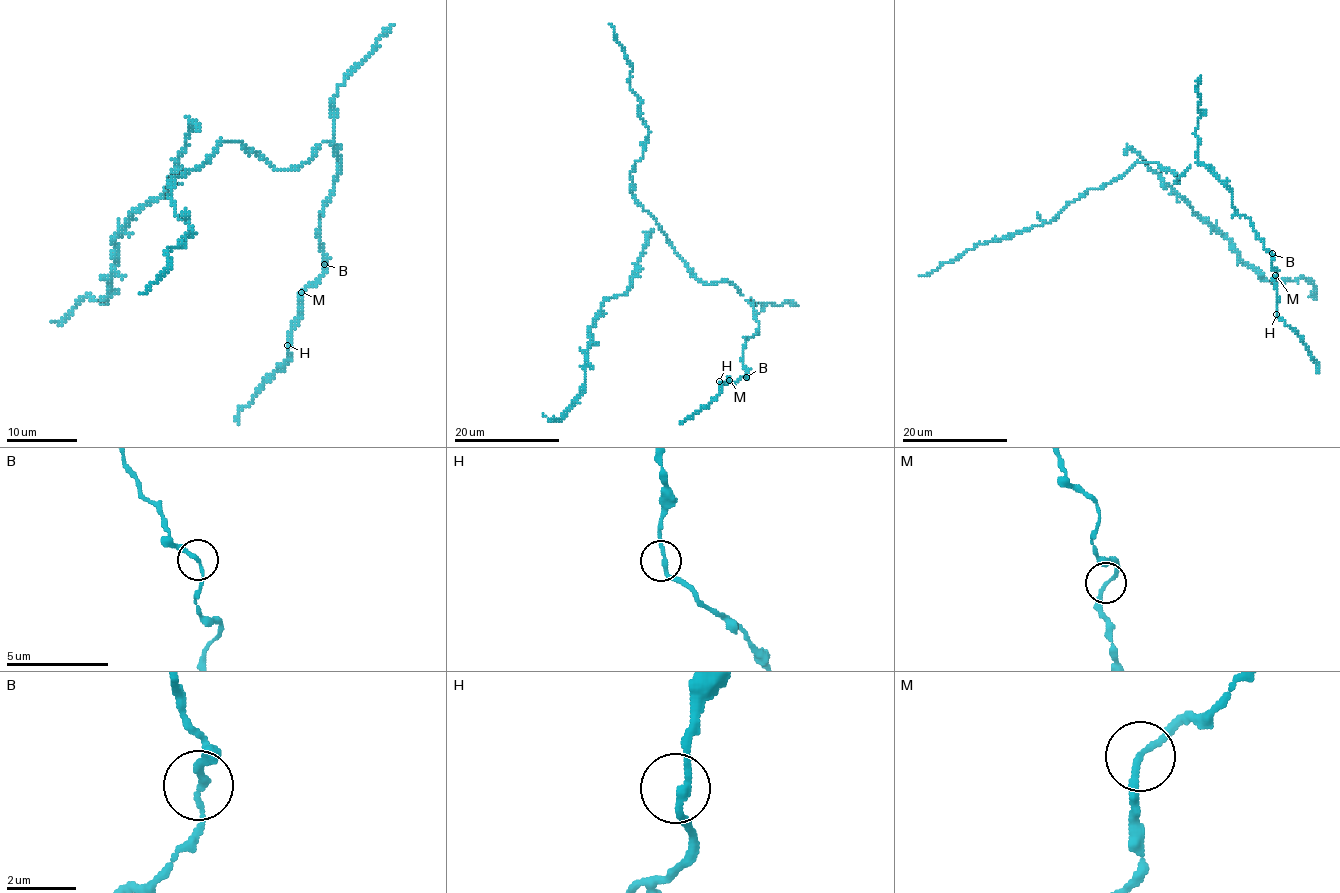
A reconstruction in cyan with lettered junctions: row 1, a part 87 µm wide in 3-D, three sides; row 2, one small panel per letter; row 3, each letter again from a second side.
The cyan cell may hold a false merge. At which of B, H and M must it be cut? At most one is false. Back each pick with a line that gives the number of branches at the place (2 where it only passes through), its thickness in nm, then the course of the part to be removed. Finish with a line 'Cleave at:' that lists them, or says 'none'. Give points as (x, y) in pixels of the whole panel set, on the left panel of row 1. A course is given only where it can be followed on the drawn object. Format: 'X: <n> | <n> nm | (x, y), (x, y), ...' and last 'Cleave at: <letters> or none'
Cleave at: none

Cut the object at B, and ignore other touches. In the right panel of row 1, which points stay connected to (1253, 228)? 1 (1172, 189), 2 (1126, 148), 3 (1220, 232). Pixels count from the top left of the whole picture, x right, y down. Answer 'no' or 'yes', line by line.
1: no
2: no
3: no

